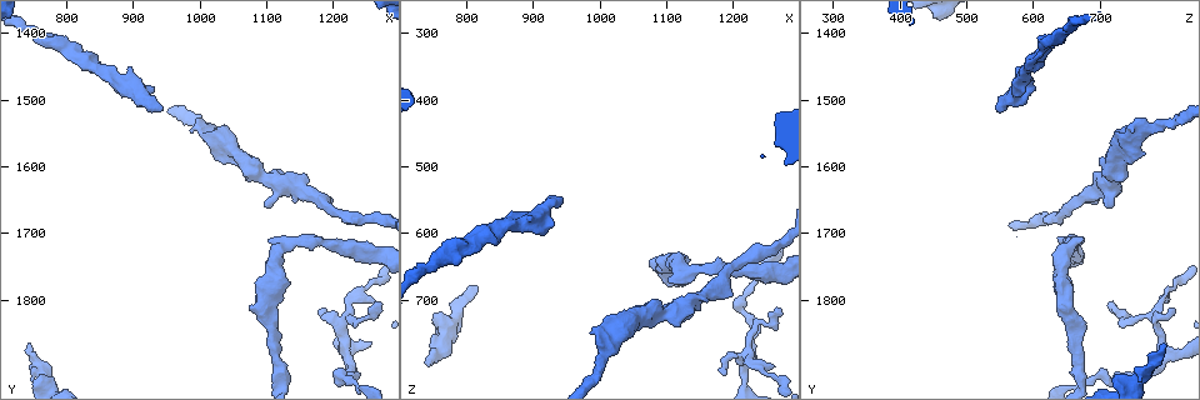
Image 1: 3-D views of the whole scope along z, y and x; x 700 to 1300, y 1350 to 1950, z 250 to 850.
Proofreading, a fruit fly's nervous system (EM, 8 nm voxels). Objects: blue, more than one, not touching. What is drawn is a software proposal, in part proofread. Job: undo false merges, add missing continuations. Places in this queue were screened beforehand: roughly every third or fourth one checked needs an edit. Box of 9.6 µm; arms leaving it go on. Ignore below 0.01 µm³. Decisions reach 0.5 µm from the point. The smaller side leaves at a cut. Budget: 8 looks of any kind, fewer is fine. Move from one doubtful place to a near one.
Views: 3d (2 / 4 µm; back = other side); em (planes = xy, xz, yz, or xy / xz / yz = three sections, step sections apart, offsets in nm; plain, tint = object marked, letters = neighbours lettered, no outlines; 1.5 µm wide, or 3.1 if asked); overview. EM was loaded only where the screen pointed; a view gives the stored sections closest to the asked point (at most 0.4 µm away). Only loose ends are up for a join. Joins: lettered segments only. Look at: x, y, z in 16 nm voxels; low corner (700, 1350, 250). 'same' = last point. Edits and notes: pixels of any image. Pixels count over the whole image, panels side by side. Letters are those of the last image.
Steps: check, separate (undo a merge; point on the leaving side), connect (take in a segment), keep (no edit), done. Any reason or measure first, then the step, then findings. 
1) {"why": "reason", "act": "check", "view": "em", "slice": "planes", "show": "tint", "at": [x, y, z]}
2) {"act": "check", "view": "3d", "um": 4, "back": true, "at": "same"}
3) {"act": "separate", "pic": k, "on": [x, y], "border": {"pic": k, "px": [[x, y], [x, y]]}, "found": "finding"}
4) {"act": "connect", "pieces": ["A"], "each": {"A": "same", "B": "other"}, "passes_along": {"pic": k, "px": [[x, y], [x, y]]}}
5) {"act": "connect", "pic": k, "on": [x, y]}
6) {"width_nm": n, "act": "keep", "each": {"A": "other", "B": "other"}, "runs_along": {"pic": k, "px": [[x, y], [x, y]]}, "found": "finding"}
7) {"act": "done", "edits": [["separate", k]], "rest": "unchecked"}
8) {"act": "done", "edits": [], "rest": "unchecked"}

{"why": "an open end", "act": "check", "view": "em", "slice": "planes", "show": "letters", "at": [1185, 1810, 815]}

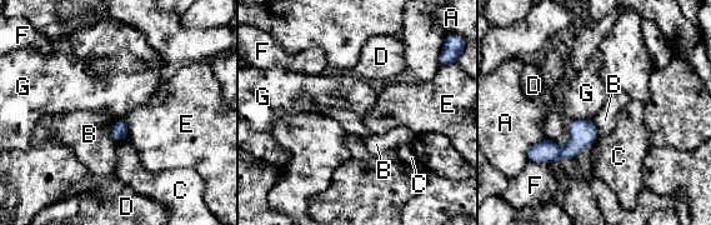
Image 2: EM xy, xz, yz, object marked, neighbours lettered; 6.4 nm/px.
{"width_nm": 100, "longest_contact_nm": ["A", 180], "act": "keep", "each": {"A": "other", "B": "other", "C": "other", "D": "other", "E": "other", "F": "other", "G": "other"}, "found": "no lettered segment goes on from it"}

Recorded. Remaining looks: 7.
{"why": "thin end", "act": "check", "view": "3d", "um": 4, "at": [1270, 1810, 715]}

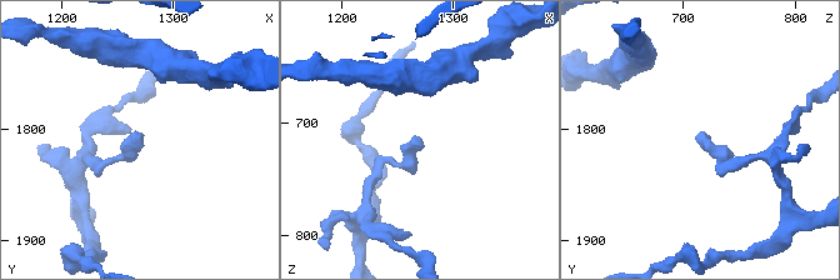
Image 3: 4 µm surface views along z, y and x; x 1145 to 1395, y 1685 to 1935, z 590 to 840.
{"act": "check", "view": "em", "slice": "xy", "step": 8, "show": "letters", "at": [1264, 1808, 712]}

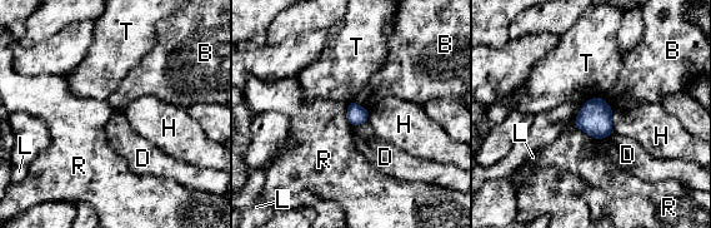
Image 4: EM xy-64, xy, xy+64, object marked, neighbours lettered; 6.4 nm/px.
{"act": "check", "view": "em", "slice": "planes", "show": "letters", "at": "same"}

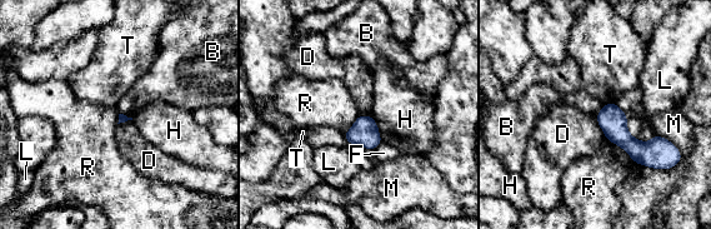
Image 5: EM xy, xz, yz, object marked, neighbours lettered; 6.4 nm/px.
{"longest_contact_nm": ["R", 240], "act": "keep", "each": {"B": "other", "D": "other", "F": "other", "H": "other", "L": "other", "M": "other", "R": "other", "T": "other"}, "runs_along": {"pic": 5, "px": [[605, 108], [640, 153], [662, 157]]}, "found": "no lettered segment goes on from it"}

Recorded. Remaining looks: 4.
{"why": "free end", "act": "check", "view": "em", "slice": "yz", "step": 4, "show": "tint", "at": [1105, 1710, 675]}

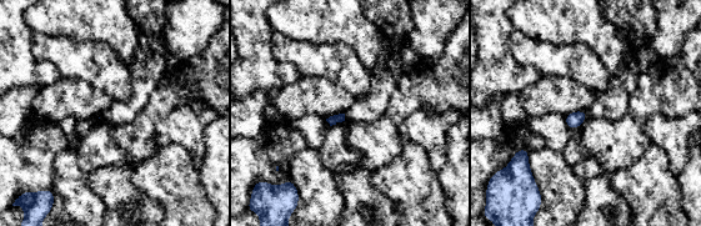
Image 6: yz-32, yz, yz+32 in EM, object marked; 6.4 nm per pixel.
{"why": "cut it another way", "act": "check", "view": "em", "slice": "planes", "show": "letters", "at": "same"}

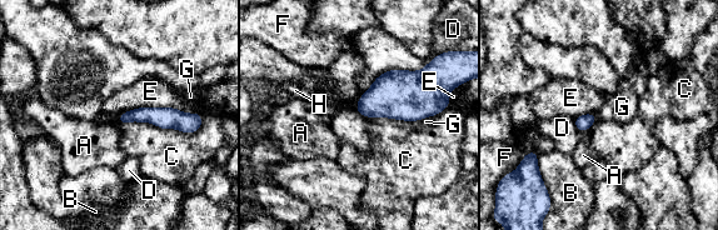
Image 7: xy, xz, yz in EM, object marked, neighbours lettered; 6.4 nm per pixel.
{"act": "keep", "each": {"A": "other", "B": "other", "C": "other", "D": "other", "E": "other", "F": "other", "G": "other", "H": "other"}, "found": "no lettered segment goes on from it"}

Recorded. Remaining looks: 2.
{"act": "done", "edits": [], "rest": "unchecked"}

